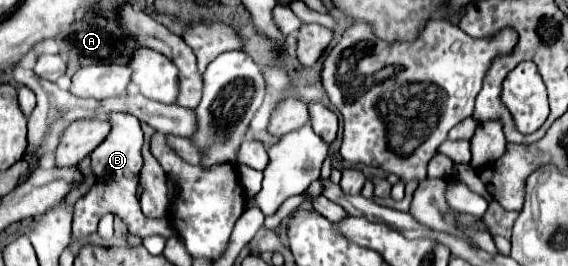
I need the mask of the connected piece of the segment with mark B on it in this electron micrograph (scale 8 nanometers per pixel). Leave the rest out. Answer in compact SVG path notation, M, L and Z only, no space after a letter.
M112 113L112 131L110 135L92 151L92 171L96 177L96 183L88 189L88 193L76 201L74 205L74 225L72 225L72 237L74 239L84 239L96 231L96 223L100 217L106 213L112 213L114 217L122 219L124 225L128 227L130 235L138 237L148 237L148 235L162 235L170 237L170 223L166 219L148 219L140 211L140 203L136 197L138 191L138 171L142 169L142 129L140 121L132 115L124 113Z

